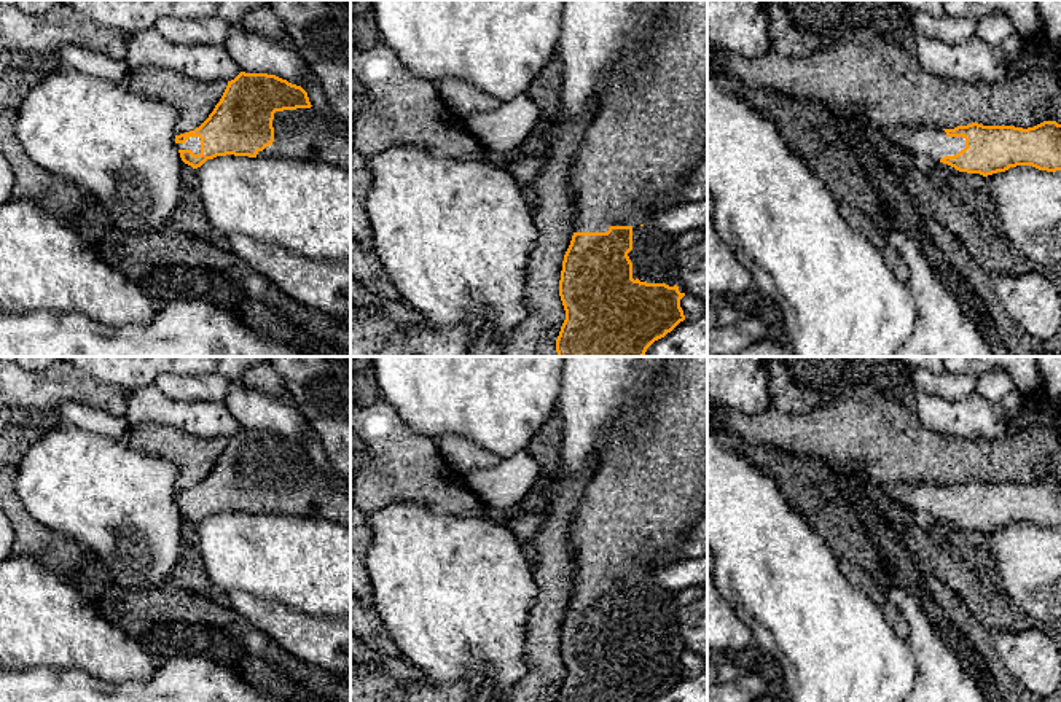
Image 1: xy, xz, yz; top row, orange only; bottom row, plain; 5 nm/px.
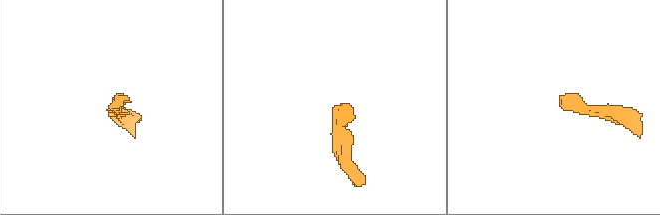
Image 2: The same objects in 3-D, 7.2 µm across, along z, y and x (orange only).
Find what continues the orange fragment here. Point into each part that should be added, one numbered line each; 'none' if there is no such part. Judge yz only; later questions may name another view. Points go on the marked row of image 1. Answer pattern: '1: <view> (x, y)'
1: yz (934, 142)

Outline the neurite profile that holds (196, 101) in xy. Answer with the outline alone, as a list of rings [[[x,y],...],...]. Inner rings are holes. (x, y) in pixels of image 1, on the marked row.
[[[140,67],[131,70],[127,89],[172,105],[178,113],[175,134],[199,127],[220,102],[228,83],[198,81],[170,68]]]

